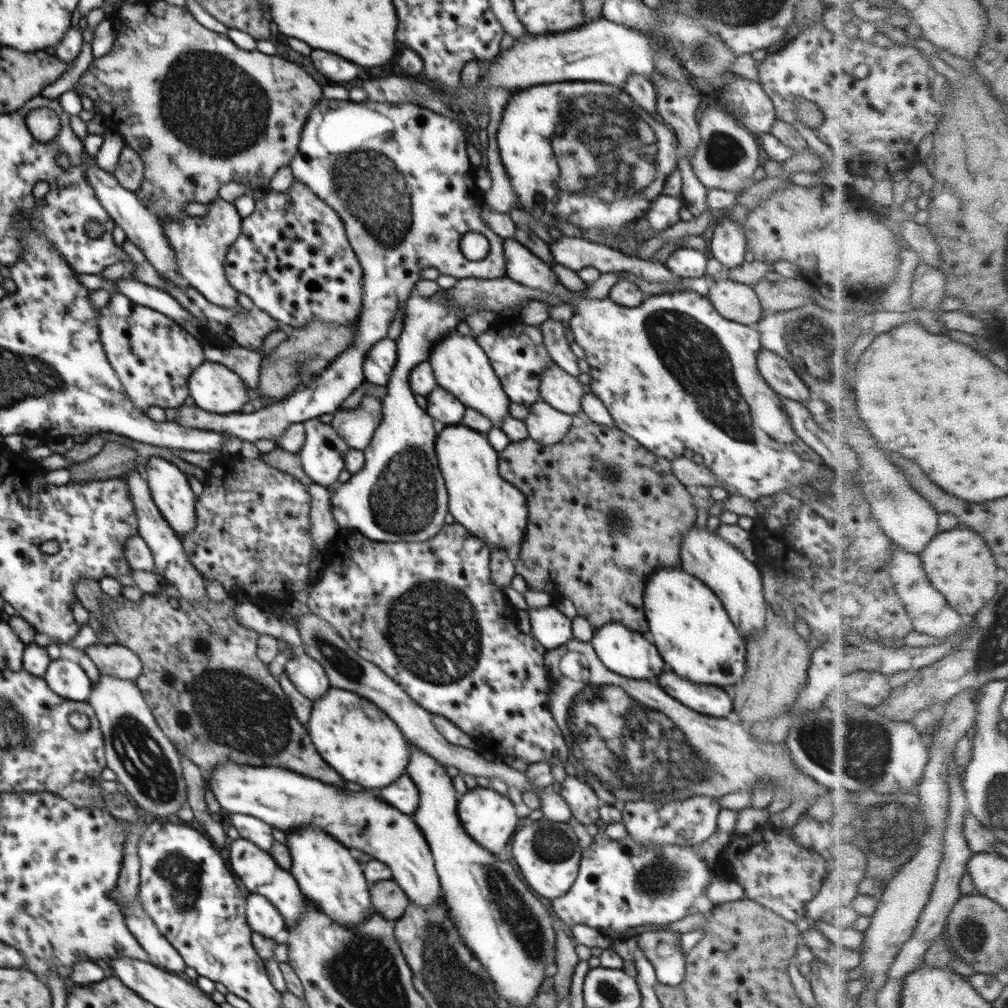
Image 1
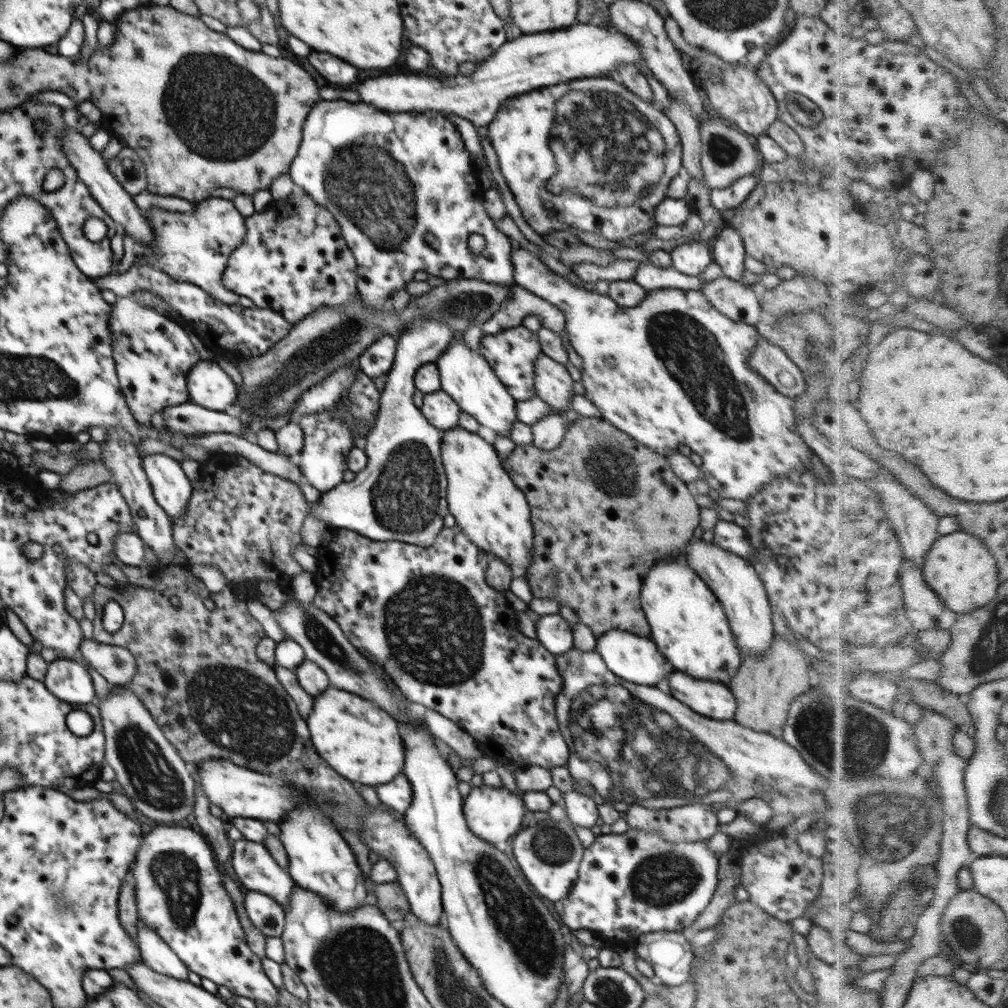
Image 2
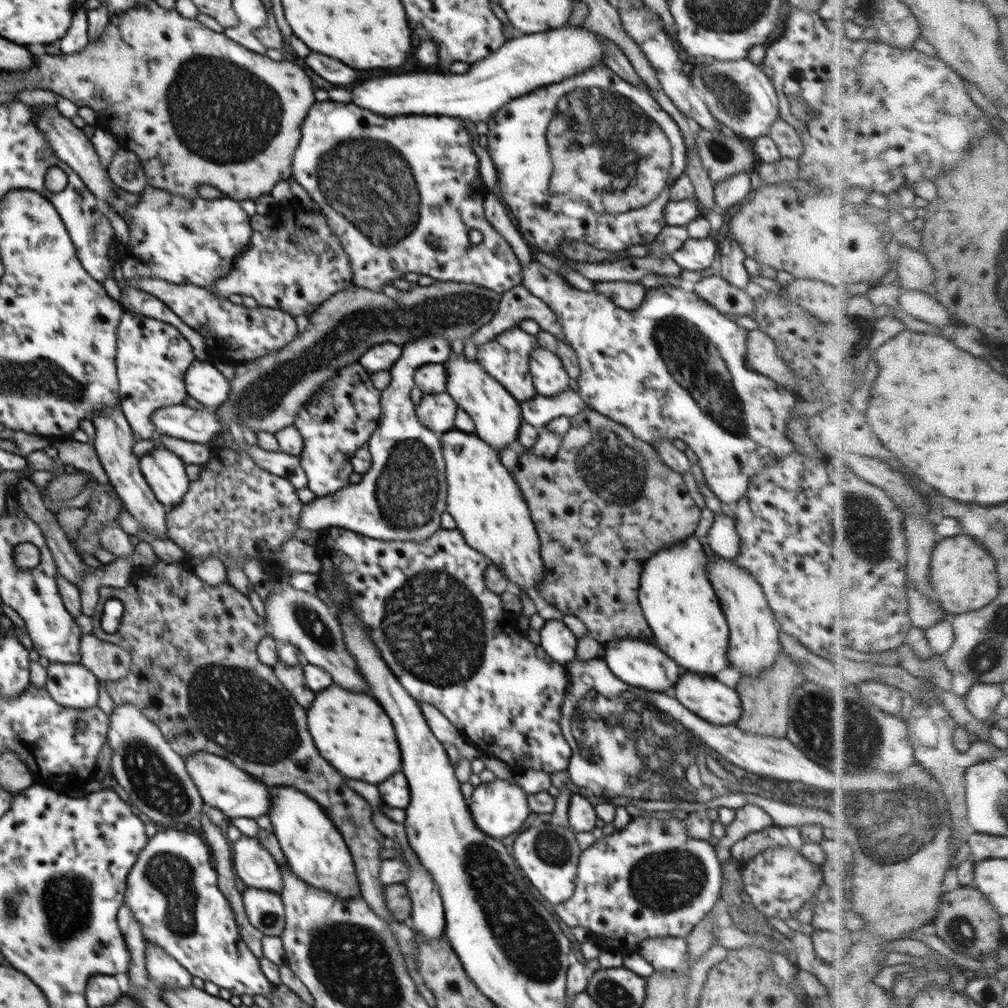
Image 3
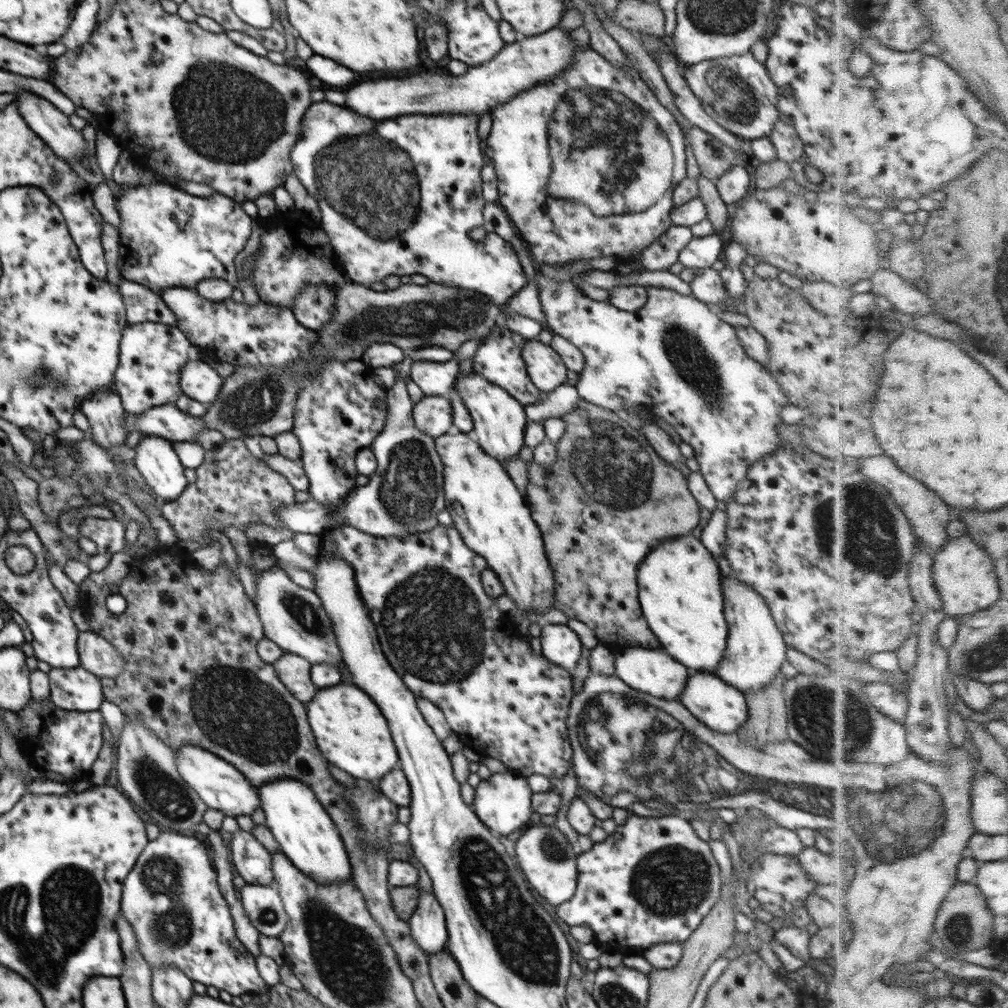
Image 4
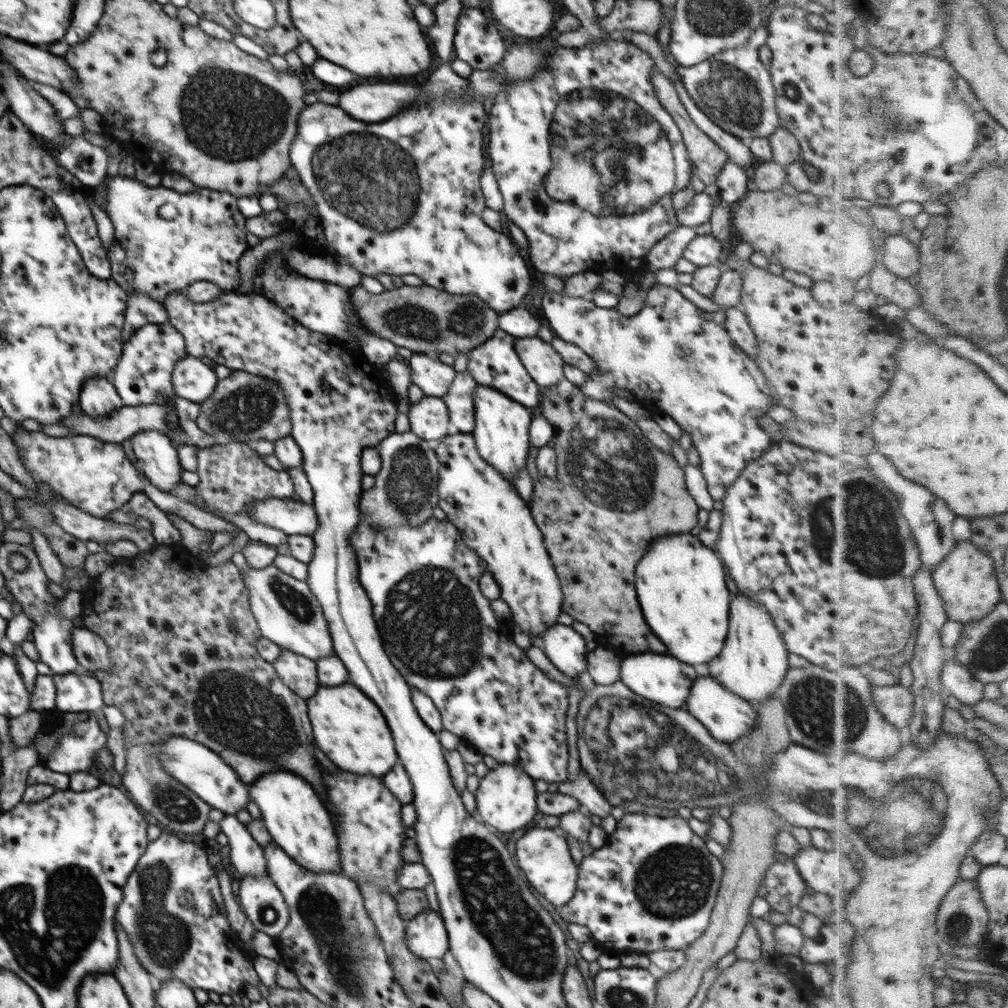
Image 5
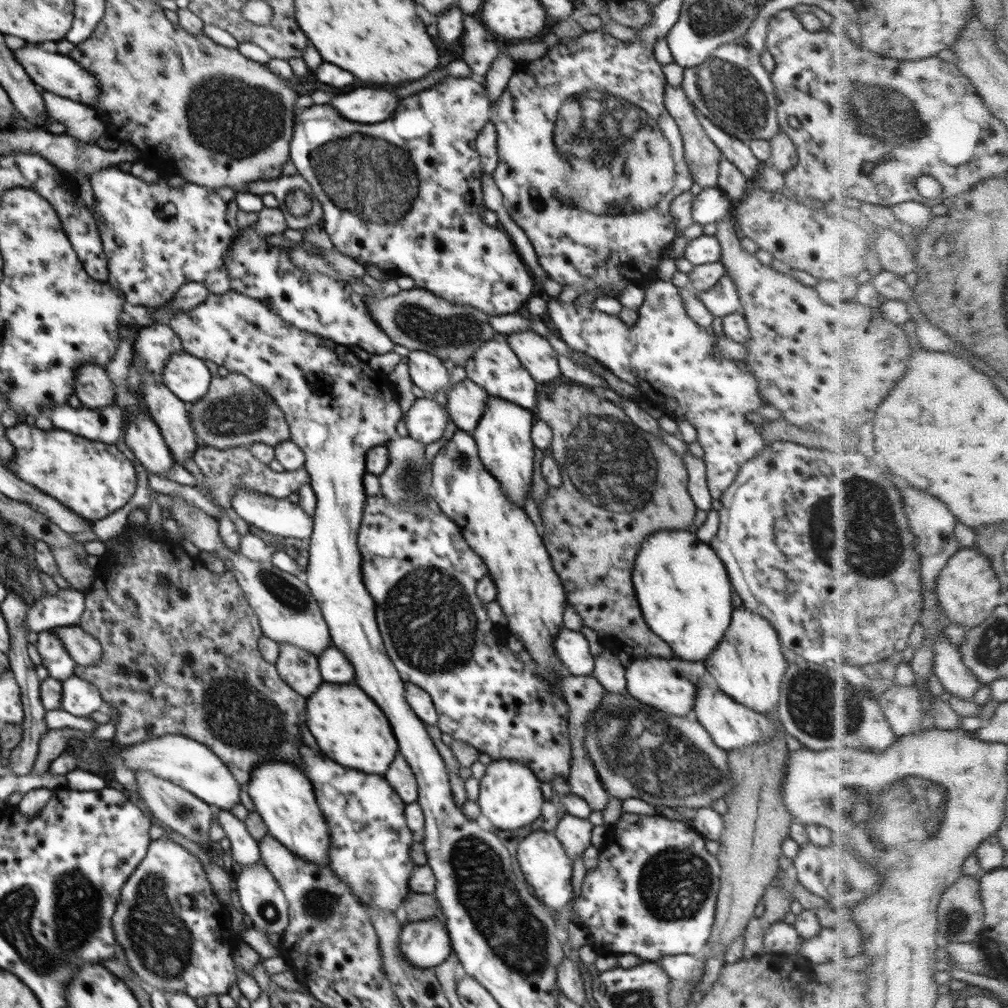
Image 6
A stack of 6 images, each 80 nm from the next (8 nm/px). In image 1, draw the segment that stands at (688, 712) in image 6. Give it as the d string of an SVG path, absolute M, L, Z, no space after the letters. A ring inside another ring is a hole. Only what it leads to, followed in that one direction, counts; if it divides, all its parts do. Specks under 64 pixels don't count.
M615 620L604 626L594 628L591 645L602 664L620 676L627 676L636 680L656 681L659 674L667 669L664 659L648 635L630 631L629 628L615 622Z

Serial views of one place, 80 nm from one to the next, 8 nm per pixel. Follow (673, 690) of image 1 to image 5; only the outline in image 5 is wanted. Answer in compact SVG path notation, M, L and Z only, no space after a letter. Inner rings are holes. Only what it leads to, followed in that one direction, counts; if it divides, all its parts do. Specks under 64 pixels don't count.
M698 676L695 679L687 696L685 709L707 728L712 737L728 745L736 745L738 739L751 734L758 721L758 714L752 704L730 692L715 677L710 676Z

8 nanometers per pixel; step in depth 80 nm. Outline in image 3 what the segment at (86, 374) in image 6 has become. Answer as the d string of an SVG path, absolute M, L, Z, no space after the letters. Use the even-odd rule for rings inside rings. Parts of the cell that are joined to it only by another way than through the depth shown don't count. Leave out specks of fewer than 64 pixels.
M114 405L96 413L91 421L96 430L96 437L91 441L101 465L109 478L117 496L122 500L124 507L138 520L139 524L148 528L152 534L160 538L167 538L167 508L155 497L150 485L144 478L139 467L139 457L133 453L135 440L131 426L123 415L120 405Z

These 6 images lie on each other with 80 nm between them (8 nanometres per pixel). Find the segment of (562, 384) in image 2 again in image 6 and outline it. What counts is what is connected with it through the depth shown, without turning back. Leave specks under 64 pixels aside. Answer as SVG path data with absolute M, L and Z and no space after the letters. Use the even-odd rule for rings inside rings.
M523 330L507 334L507 340L521 364L539 386L552 384L560 376L557 352L546 337L532 330Z

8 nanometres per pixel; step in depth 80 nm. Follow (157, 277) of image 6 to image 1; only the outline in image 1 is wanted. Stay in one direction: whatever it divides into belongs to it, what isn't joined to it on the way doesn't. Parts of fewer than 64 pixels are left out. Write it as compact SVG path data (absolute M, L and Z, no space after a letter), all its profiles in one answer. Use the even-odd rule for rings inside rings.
M219 196L216 200L209 202L207 206L208 210L205 216L188 216L162 223L164 237L168 239L174 255L176 255L178 275L181 276L185 284L193 287L210 304L214 304L218 308L242 312L244 308L238 303L239 293L230 287L225 276L224 266L229 247L232 247L240 235L240 225L242 225L243 218L238 214L234 203L226 202Z

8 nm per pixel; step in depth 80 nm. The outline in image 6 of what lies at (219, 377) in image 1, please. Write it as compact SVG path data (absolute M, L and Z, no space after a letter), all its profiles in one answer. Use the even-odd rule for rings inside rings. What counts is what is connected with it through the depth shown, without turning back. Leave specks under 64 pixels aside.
M182 350L170 355L161 382L182 402L195 403L208 392L211 380L212 366Z

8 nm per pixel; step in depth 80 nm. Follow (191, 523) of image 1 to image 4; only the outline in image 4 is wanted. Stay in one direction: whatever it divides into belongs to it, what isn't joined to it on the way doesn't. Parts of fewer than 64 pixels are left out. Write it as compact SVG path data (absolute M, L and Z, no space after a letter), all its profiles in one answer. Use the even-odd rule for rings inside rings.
M147 435L135 446L135 467L165 503L178 498L188 486L177 452L168 439Z

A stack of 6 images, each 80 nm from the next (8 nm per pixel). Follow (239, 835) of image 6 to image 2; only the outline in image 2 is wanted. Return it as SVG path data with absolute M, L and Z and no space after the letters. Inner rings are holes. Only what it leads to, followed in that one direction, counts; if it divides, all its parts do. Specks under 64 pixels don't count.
M242 838L231 844L230 864L241 884L276 899L287 911L287 904L296 885L289 873L280 868L274 857L263 846Z

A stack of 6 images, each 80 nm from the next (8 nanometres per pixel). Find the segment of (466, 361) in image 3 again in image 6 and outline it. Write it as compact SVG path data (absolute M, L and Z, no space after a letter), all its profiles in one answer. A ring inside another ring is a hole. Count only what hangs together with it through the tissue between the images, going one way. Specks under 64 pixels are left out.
M489 394L482 418L471 435L477 444L480 460L497 478L501 491L513 500L514 505L523 508L526 496L532 488L532 464L534 464L534 445L531 428L536 421L533 410L522 408L508 400L502 400Z

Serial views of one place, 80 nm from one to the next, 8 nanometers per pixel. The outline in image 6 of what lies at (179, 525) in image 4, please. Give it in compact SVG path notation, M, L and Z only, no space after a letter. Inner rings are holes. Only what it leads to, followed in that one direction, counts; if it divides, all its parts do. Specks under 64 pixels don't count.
M248 445L235 446L234 448L218 449L211 446L201 446L194 454L196 464L205 476L205 483L209 488L209 497L212 502L221 509L227 510L232 508L233 494L240 488L244 487L248 491L260 492L274 498L287 498L292 492L297 490L303 484L311 482L310 475L305 468L294 471L276 472L272 471L267 464L260 462Z

